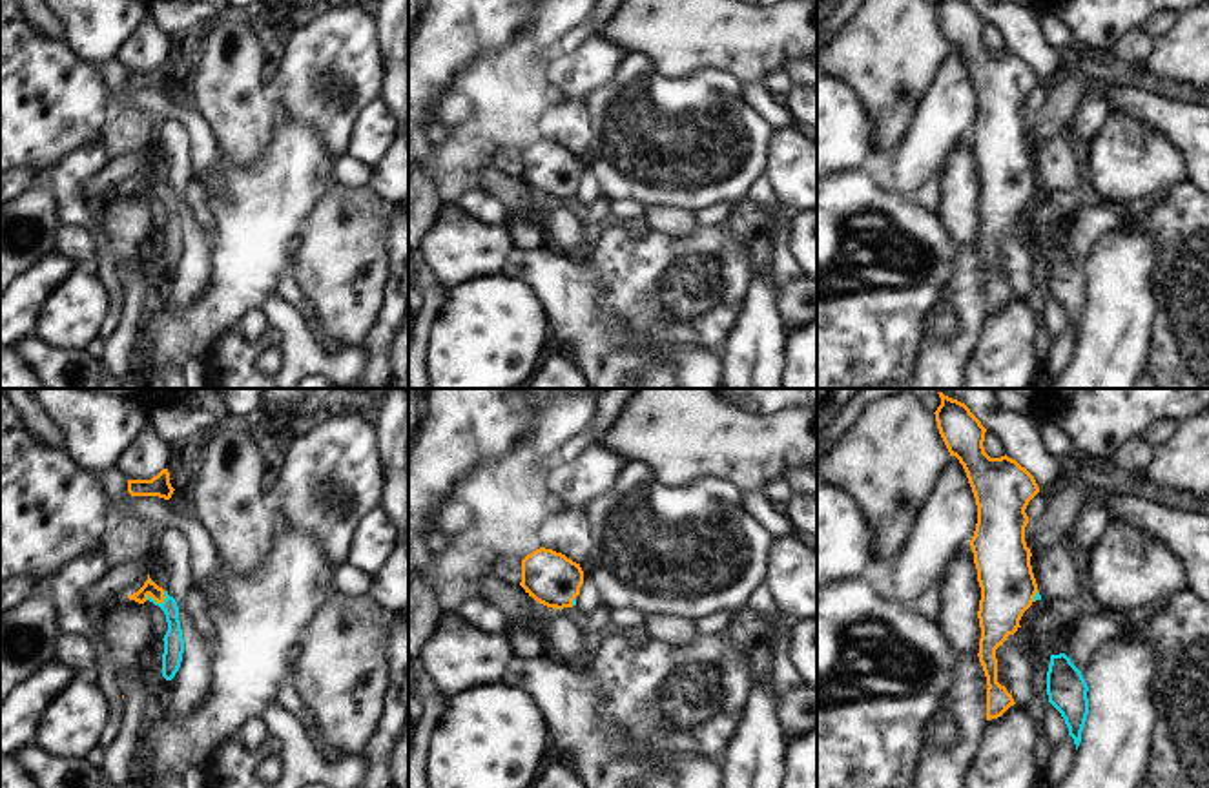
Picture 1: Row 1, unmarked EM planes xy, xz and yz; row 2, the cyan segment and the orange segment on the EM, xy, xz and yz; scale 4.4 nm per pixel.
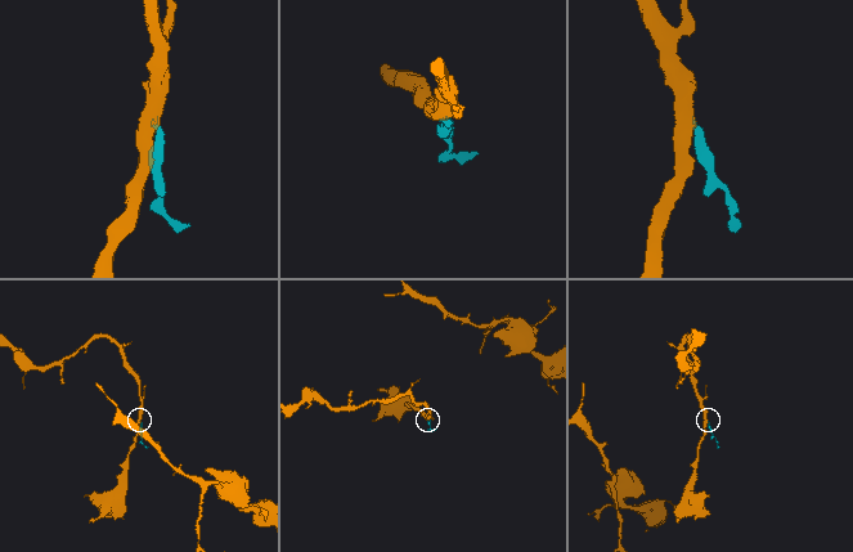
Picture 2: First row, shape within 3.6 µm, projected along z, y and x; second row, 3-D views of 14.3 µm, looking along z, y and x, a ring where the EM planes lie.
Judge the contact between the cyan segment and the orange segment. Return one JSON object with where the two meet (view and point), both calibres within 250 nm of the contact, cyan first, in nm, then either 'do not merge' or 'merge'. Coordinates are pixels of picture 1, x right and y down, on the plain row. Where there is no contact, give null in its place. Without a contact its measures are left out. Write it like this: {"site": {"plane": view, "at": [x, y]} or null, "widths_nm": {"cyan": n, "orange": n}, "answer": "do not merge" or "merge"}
{"site": {"plane": "xy", "at": [155, 194]}, "widths_nm": {"cyan": 100, "orange": 70}, "answer": "merge"}

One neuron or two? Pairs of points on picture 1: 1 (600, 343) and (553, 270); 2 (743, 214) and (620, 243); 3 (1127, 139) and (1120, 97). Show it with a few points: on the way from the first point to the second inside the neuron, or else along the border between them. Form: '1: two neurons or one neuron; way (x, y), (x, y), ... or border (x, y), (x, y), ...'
1: one neuron; way (582, 325), (571, 312), (566, 289)
2: two neurons; border (723, 223), (744, 261)
3: two neurons; border (1111, 110), (1129, 110), (1160, 128)

